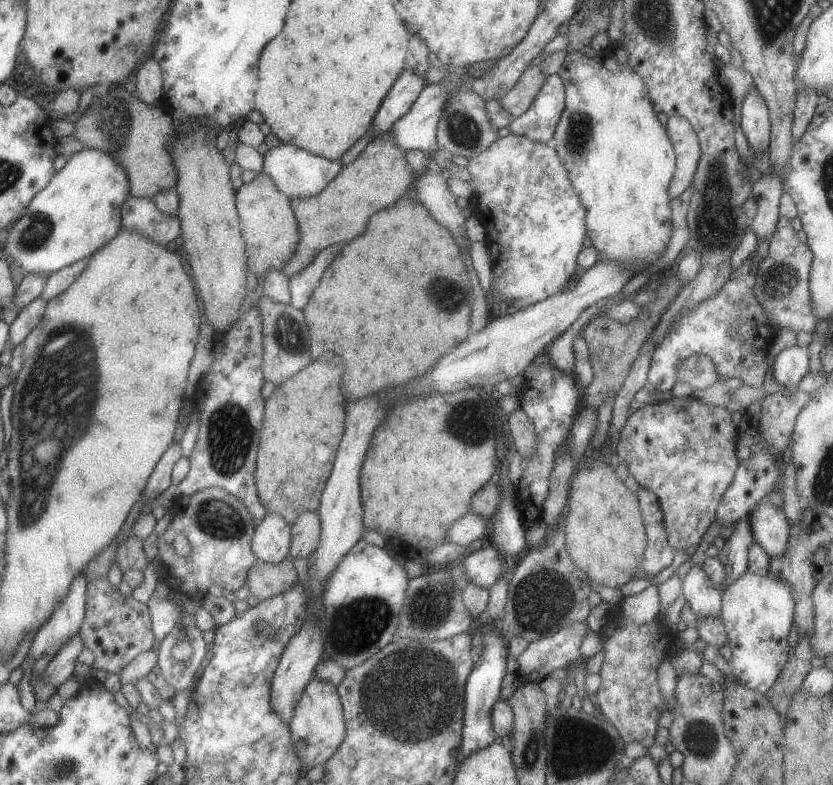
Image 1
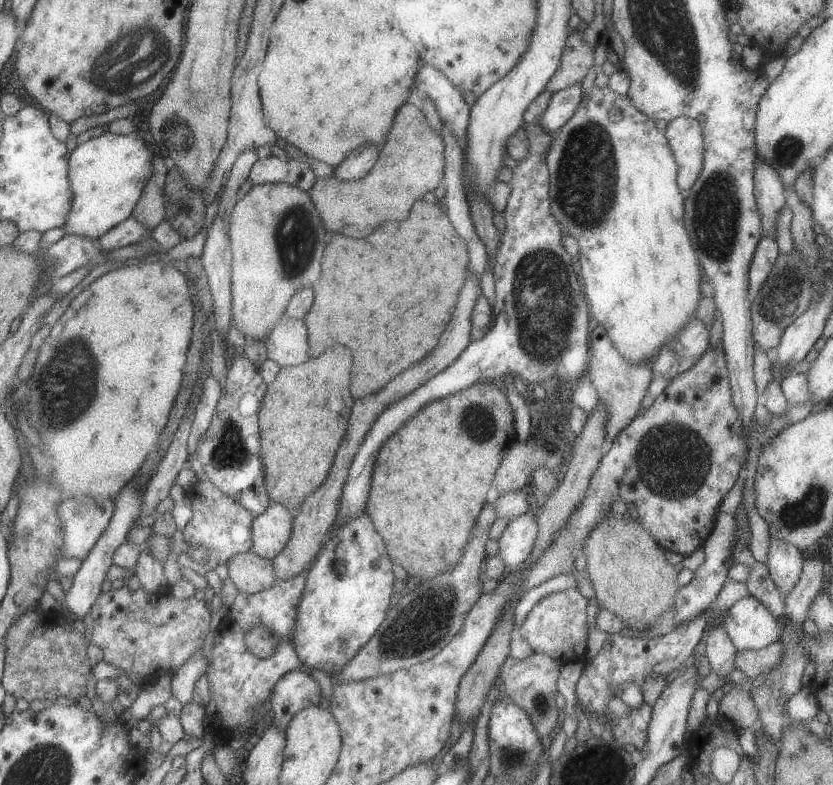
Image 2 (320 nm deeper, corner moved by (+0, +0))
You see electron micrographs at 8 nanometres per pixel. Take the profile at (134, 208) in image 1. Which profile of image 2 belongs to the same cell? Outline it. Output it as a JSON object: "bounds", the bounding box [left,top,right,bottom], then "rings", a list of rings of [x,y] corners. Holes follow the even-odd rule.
{"bounds":[96,216,151,252],"rings":[[[129,216],[101,235],[96,244],[104,252],[112,251],[139,241],[147,242],[145,238],[149,238],[150,233],[151,231],[146,229],[138,220]]]}

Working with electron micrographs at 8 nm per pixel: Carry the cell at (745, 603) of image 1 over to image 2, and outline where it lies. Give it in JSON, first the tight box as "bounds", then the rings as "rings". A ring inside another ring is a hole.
{"bounds":[723,595,783,651],"rings":[[[751,595],[740,598],[726,610],[723,628],[738,651],[756,651],[779,641],[783,627]]]}

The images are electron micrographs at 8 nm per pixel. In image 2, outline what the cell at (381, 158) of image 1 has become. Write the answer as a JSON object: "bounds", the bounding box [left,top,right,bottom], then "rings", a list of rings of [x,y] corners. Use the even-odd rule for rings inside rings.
{"bounds":[309,103,443,238],"rings":[[[403,103],[397,109],[386,141],[379,148],[375,164],[364,177],[356,181],[342,181],[335,176],[318,178],[312,184],[309,194],[322,225],[331,232],[361,238],[385,220],[405,220],[415,200],[441,185],[443,151],[443,139],[430,127],[424,112],[412,103]]]}

